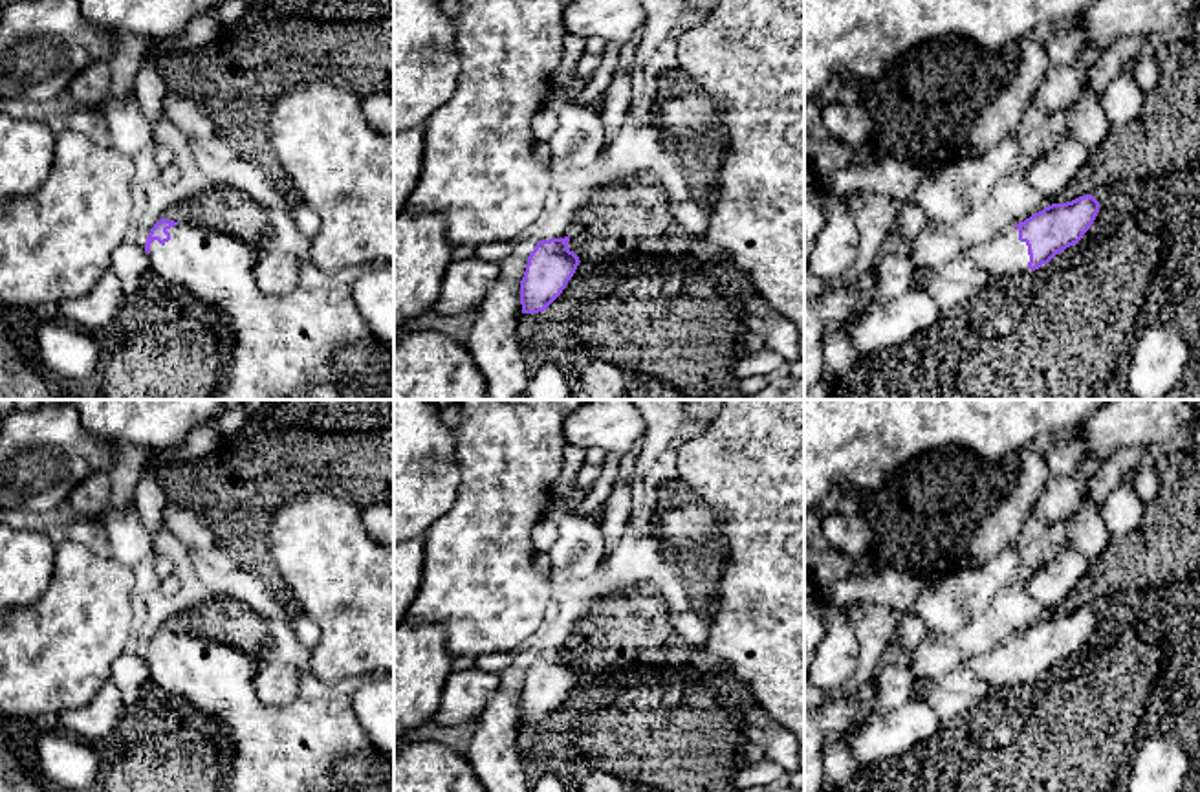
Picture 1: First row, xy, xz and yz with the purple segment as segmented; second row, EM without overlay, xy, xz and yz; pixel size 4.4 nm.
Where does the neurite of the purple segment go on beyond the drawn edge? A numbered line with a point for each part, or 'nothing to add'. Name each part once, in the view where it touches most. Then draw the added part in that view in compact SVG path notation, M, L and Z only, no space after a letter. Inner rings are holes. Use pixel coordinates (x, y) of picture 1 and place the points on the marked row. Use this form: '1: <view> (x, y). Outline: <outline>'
1: xy (283, 343). Outline: M178 224L163 246L150 244L150 273L191 292L218 312L233 337L227 383L216 400L297 400L319 385L359 383L374 400L394 392L394 348L379 343L365 324L348 277L326 288L264 293L253 277L258 249L235 235Z

